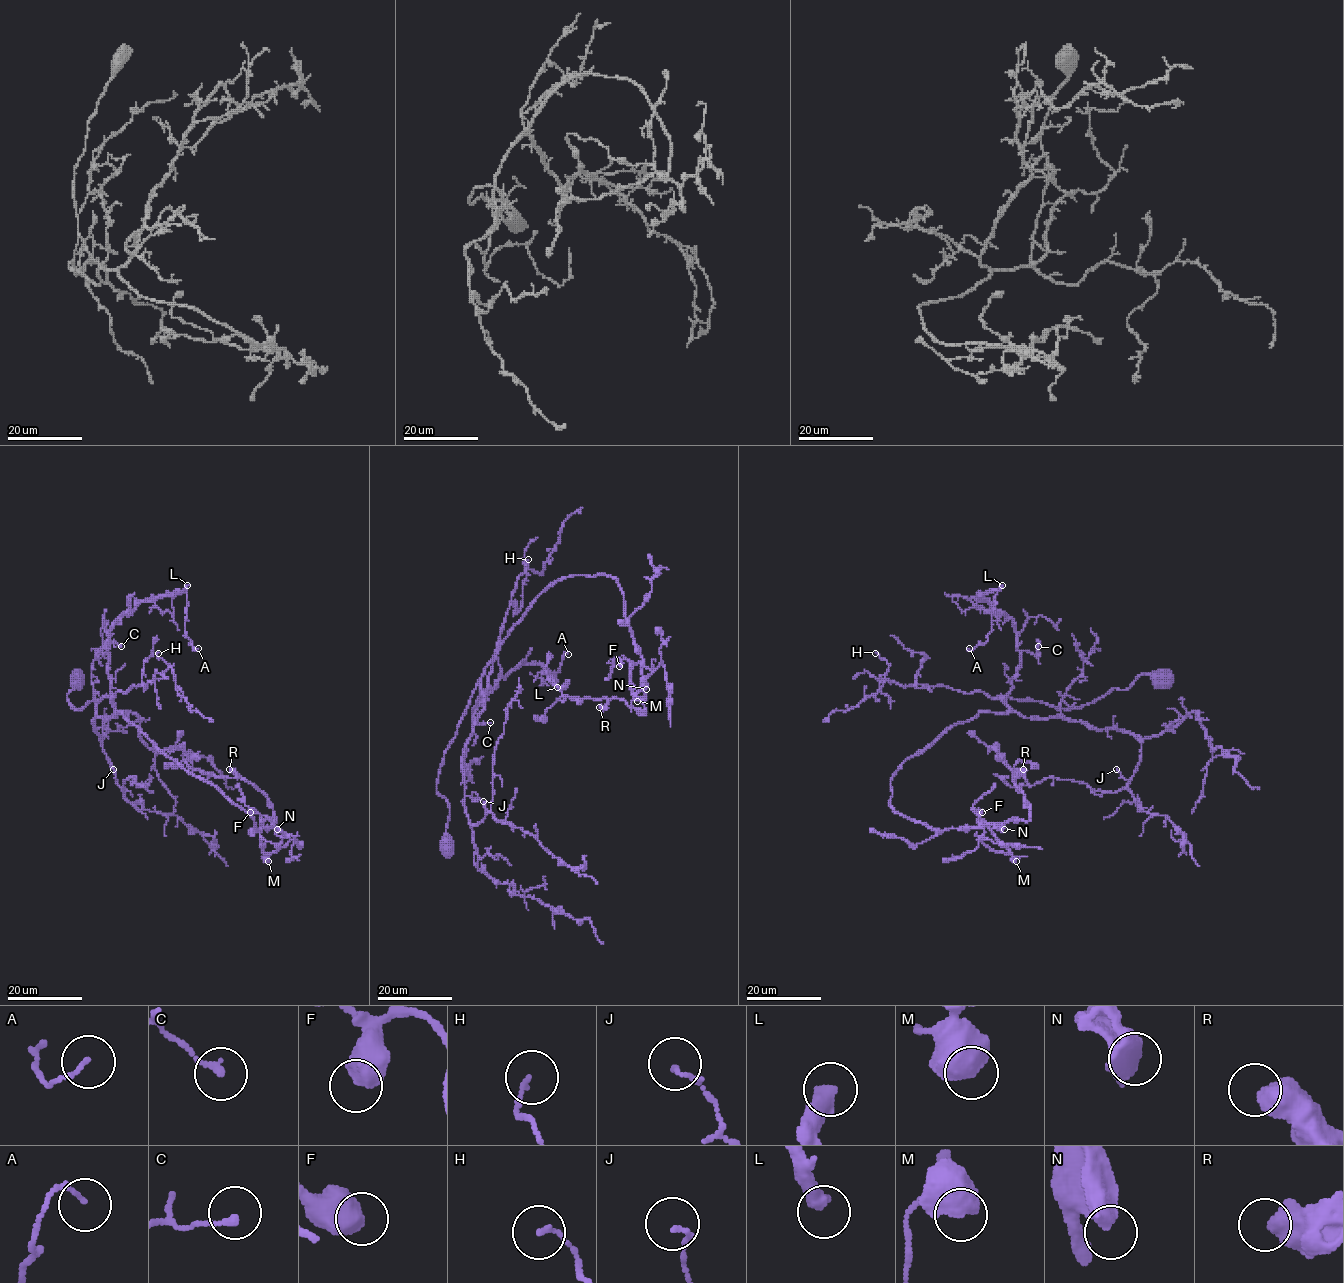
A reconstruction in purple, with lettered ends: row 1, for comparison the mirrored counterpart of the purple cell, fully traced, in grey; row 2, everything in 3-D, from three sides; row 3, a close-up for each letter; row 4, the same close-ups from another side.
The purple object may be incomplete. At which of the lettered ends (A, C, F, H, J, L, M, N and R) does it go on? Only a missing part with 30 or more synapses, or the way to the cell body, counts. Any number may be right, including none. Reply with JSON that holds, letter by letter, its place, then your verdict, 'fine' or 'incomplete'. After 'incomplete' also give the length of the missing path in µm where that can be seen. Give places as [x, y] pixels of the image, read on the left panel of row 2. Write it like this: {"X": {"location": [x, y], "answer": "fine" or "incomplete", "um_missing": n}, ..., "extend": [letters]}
{"A": {"location": [198, 648], "answer": "fine"}, "C": {"location": [121, 646], "answer": "fine"}, "F": {"location": [250, 812], "answer": "fine"}, "H": {"location": [158, 653], "answer": "fine"}, "J": {"location": [113, 769], "answer": "fine"}, "L": {"location": [187, 585], "answer": "incomplete", "um_missing": 90}, "M": {"location": [268, 861], "answer": "fine"}, "N": {"location": [277, 829], "answer": "fine"}, "R": {"location": [229, 769], "answer": "fine"}, "extend": ["L"]}

